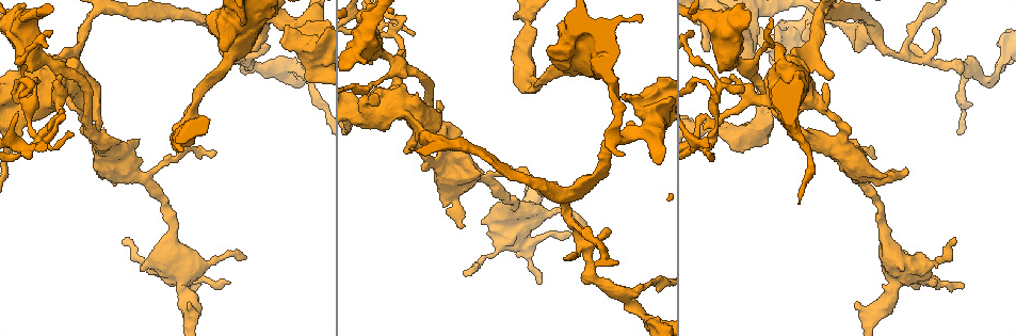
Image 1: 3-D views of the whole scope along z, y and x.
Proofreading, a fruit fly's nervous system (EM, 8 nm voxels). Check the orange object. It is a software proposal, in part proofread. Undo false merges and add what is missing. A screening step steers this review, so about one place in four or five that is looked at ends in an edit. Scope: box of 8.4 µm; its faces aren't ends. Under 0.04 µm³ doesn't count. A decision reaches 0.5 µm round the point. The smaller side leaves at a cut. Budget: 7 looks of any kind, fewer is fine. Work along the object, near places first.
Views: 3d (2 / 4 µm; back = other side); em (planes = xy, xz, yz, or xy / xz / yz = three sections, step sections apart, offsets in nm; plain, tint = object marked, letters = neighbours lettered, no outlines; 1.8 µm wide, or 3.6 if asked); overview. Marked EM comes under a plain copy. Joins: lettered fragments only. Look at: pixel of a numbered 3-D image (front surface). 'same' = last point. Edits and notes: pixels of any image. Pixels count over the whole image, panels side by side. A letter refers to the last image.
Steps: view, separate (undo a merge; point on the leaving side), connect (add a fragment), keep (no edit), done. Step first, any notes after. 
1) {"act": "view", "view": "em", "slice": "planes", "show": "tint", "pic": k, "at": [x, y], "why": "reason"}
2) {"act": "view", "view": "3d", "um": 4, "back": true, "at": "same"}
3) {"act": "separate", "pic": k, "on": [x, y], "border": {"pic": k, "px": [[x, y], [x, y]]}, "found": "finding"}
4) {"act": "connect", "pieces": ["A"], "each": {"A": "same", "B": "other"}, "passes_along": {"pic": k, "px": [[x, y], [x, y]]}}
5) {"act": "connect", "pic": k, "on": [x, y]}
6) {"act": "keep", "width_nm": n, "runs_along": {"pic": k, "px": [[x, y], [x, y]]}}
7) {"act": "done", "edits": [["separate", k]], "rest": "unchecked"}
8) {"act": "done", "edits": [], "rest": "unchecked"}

{"act": "view", "view": "3d", "um": 2, "pic": 1, "at": [230, 282], "why": "thin end"}

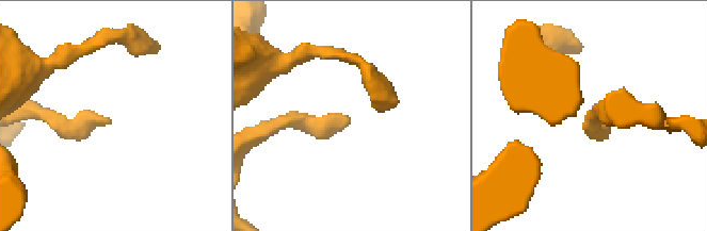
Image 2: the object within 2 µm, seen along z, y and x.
{"act": "view", "view": "em", "slice": "xy", "step": 8, "show": "letters", "pic": 2, "at": [109, 124], "why": "need the tissue"}

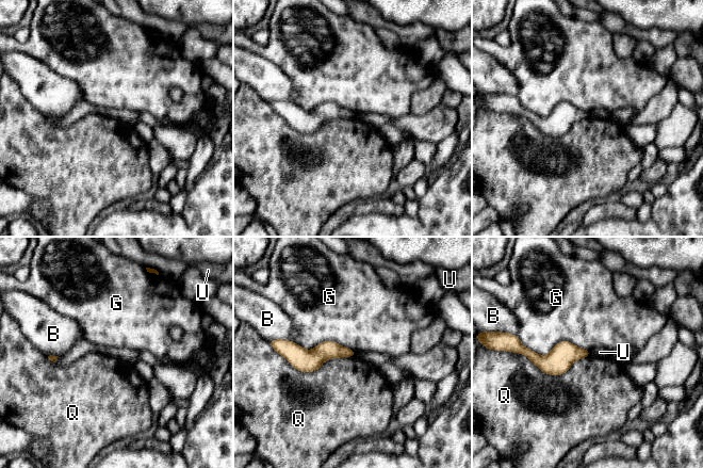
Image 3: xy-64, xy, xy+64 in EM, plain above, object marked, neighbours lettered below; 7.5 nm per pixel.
{"act": "keep", "width_nm": 130, "each": {"B": "other", "G": "other", "Q": "other", "U": "other"}, "found": "none of them fits"}

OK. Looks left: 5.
{"act": "view", "view": "3d", "um": 4, "pic": 1, "at": [906, 169], "why": "an open end"}

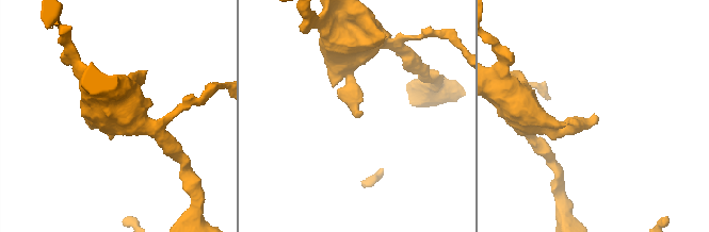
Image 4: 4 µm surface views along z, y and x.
{"act": "view", "view": "em", "um": 3.6, "slice": "planes", "show": "letters", "pic": 4, "at": [361, 114]}

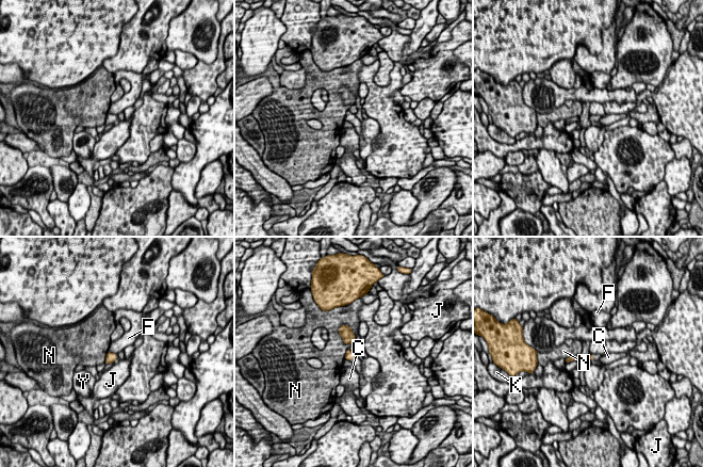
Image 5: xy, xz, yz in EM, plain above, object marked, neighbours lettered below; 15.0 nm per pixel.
{"act": "keep", "each": {"C": "other", "F": "other", "J": "other", "K": "other", "N": "other", "Y": "other"}, "border": {"pic": 5, "px": [[109, 351], [115, 354]]}, "found": "none of them fits"}

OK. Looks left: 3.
{"act": "view", "view": "3d", "um": 4, "pic": 1, "at": [12, 111], "why": "touches itself"}

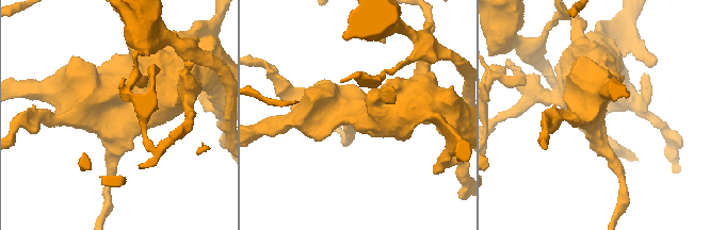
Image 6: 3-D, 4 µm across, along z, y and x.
{"act": "view", "view": "em", "um": 3.6, "slice": "planes", "show": "letters", "pic": 6, "at": [122, 113], "why": "shape alone is not enough"}

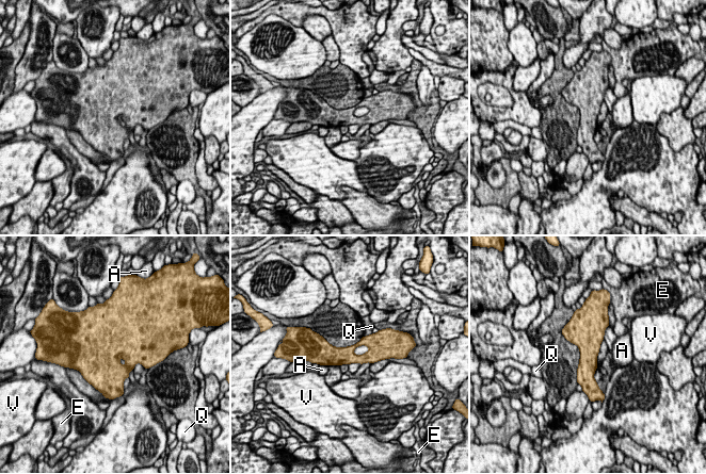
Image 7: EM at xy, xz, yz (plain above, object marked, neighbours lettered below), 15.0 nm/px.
{"act": "keep", "width_nm": 260, "longest_contact_nm": ["E", 160], "each": {"A": "other", "E": "other", "Q": "other", "V": "other"}, "found": "all the same cell"}

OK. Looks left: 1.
{"act": "done", "edits": [], "rest": "unchecked"}

